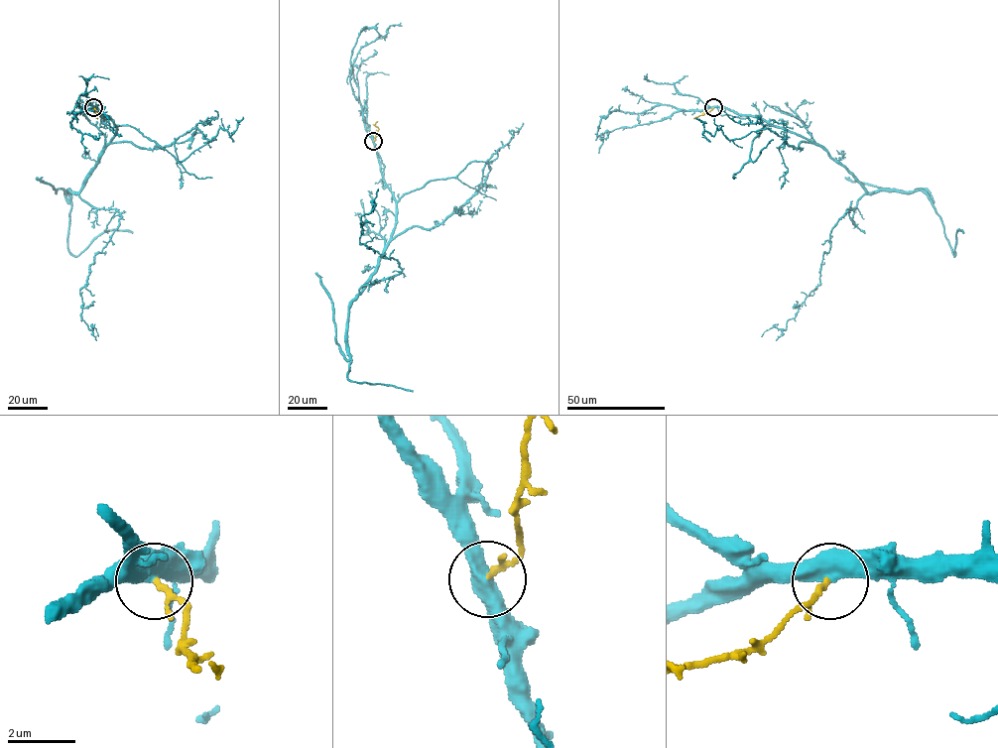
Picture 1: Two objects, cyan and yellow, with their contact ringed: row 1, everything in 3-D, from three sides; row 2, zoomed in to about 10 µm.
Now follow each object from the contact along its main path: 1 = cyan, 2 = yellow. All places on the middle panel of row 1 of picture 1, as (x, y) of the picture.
1: (373, 141), (396, 223), (359, 293), (402, 270), (359, 242), (378, 188)
2: (373, 141), (378, 130), (374, 125), (377, 121)

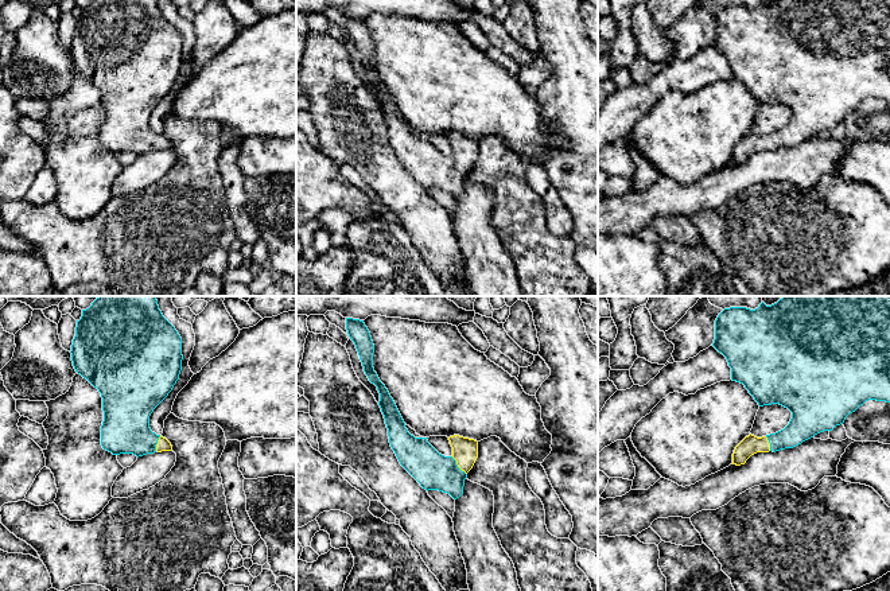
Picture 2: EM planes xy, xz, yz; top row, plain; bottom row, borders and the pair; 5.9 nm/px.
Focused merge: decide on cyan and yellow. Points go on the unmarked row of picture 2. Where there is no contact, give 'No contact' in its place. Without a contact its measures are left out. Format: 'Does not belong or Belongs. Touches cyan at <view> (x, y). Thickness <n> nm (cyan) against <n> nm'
Belongs. Touches cyan at xz (457, 164). Thickness 220 nm (cyan) against 160 nm

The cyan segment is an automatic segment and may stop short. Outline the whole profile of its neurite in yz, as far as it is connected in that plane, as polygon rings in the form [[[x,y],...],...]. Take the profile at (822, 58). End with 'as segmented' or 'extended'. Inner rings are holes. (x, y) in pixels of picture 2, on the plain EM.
[[[762,0],[755,8],[730,5],[724,7],[715,19],[715,38],[712,44],[726,55],[731,66],[731,78],[743,82],[759,105],[780,102],[792,110],[792,117],[784,128],[762,136],[751,132],[746,135],[735,145],[732,152],[732,163],[737,164],[745,163],[757,151],[776,151],[793,147],[820,131],[832,129],[836,124],[843,123],[850,112],[855,110],[868,98],[890,101],[890,0],[777,0],[772,4],[766,4]]]; extended

